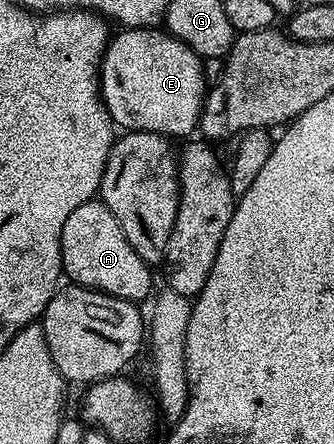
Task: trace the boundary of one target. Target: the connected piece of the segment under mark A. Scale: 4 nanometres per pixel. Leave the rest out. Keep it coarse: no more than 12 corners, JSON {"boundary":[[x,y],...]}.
{"boundary":[[95,198],[68,214],[62,271],[142,302],[151,265]]}

